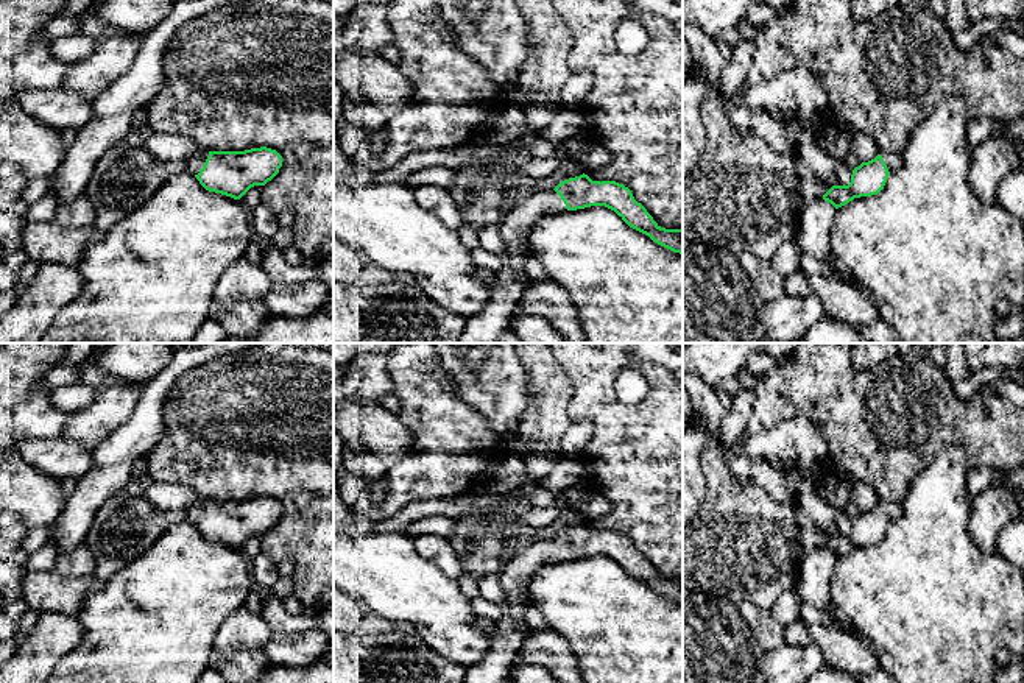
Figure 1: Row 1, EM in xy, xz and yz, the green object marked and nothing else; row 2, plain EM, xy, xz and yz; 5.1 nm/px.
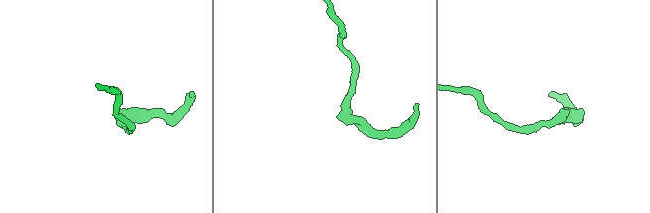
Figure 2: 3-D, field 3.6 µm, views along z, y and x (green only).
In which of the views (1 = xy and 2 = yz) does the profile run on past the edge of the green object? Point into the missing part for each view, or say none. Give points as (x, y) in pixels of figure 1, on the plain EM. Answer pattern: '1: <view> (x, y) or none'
1: xy (194, 512)
2: yz (893, 510)

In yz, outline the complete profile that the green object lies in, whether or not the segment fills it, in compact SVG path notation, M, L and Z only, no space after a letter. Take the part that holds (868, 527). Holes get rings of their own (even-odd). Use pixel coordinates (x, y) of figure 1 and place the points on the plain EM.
M884 501L868 511L862 511L853 519L848 535L832 535L823 549L835 558L848 554L854 547L877 544L892 521L902 516L902 504Z

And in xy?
M260 496L245 501L196 501L184 508L185 519L215 543L240 549L251 536L265 535L282 516L282 505Z

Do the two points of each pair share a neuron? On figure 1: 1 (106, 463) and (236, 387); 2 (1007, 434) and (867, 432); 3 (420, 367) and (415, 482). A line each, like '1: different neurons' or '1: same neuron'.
1: different neurons
2: same neuron
3: same neuron

